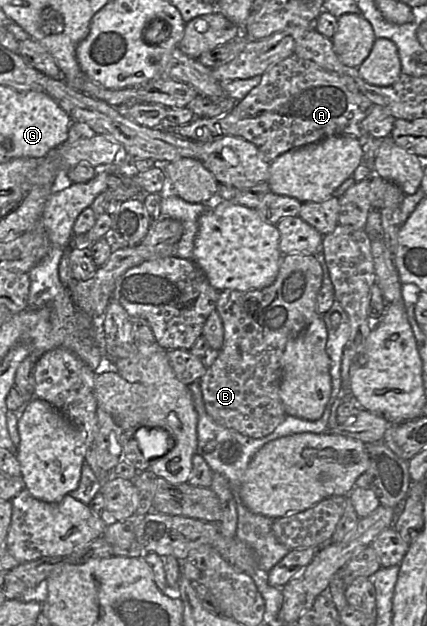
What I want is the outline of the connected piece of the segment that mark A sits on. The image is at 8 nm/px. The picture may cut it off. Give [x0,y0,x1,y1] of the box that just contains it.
[160,54,374,162]

